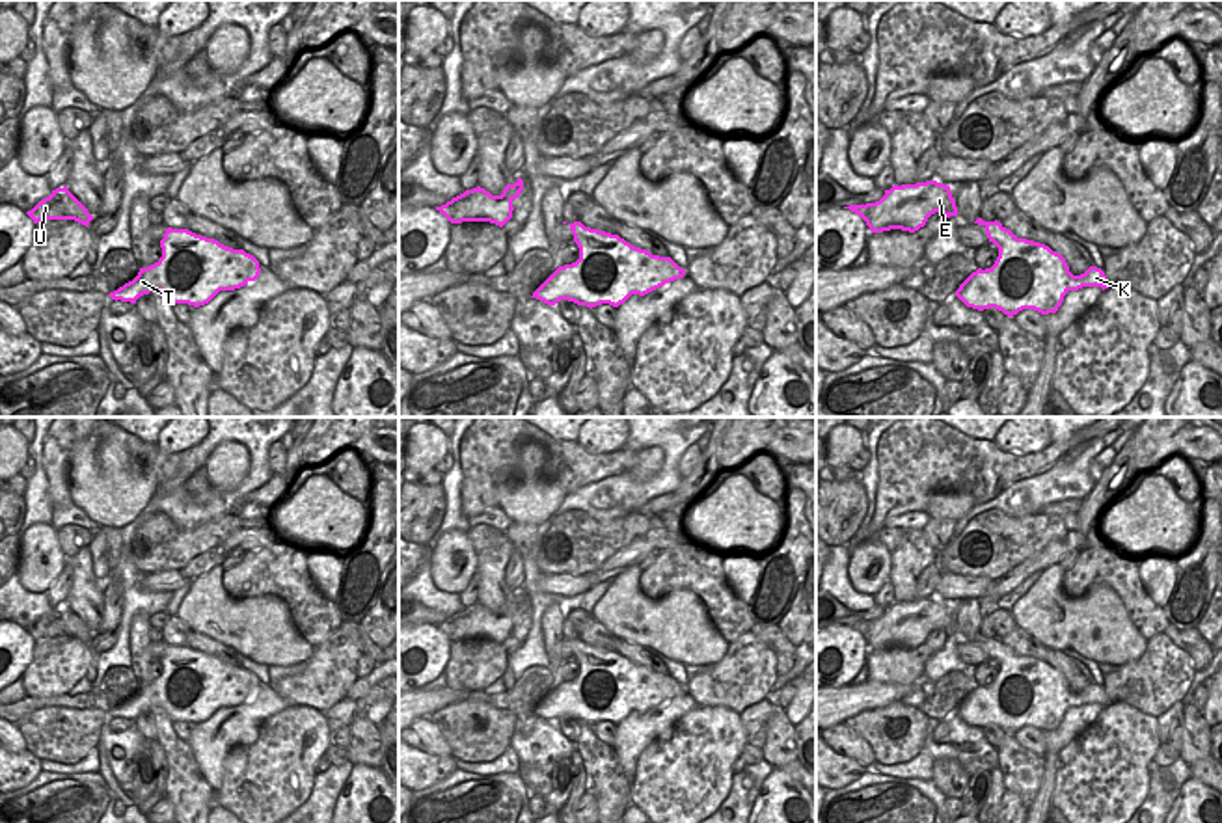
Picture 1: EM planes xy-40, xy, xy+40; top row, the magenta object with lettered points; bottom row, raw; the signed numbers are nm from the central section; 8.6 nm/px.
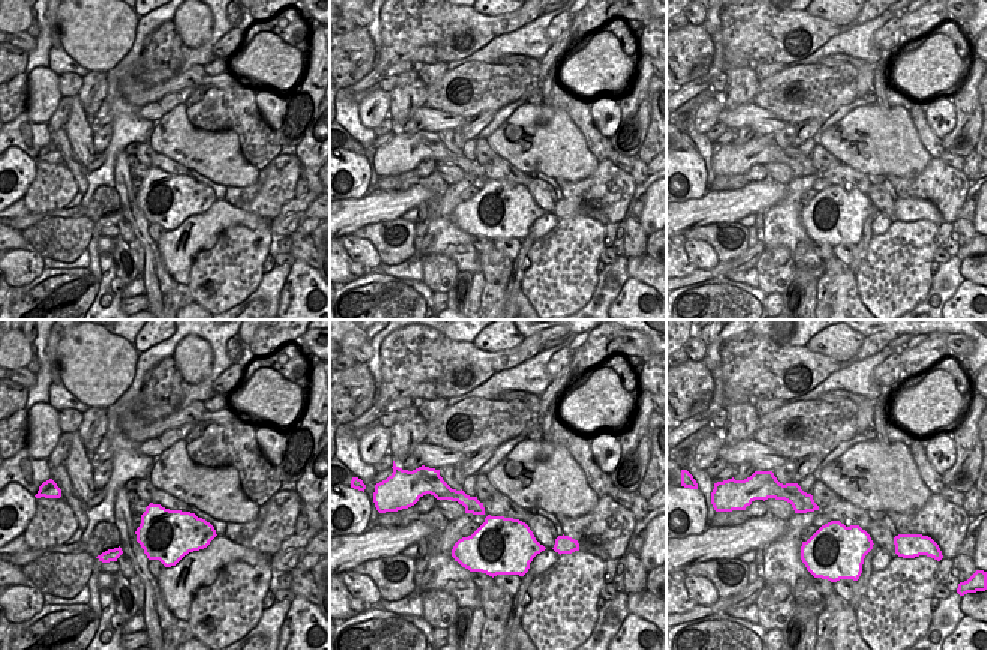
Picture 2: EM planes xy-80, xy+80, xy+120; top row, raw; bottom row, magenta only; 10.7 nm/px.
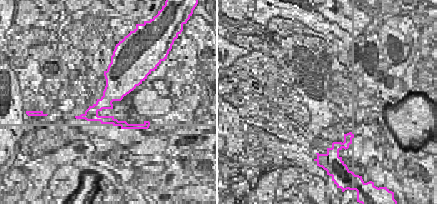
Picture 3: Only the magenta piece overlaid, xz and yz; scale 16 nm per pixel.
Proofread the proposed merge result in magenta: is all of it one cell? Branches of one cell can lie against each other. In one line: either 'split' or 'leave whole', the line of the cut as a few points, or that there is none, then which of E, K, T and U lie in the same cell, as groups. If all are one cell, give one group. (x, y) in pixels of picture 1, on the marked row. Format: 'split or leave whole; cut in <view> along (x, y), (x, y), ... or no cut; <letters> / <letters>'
split; cut in xy along (587, 228), (585, 237), (576, 242); E U / K T

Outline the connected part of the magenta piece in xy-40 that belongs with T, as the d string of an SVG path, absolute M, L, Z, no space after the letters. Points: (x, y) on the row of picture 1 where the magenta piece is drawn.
M168 229L170 238L160 242L162 257L110 292L112 300L136 304L140 296L160 290L171 305L199 307L220 290L235 290L259 277L259 261L244 250L227 248L188 229Z

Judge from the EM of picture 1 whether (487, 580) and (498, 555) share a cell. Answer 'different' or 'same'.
same

